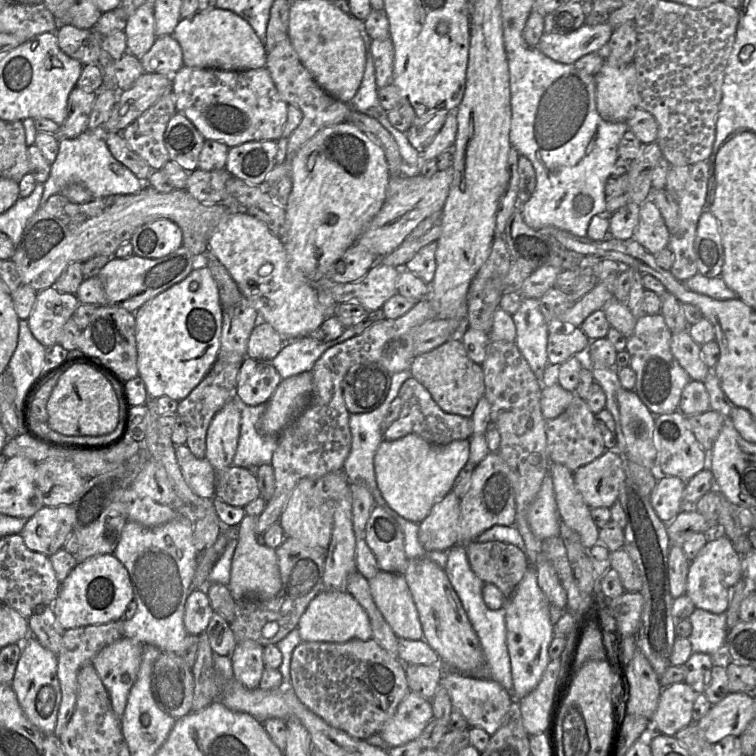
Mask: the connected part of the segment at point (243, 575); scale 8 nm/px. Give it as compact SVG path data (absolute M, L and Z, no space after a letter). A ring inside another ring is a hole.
M245 515L235 530L237 547L232 558L231 578L228 588L235 601L242 599L270 600L282 587L276 550L261 542L261 535L256 532L257 518Z

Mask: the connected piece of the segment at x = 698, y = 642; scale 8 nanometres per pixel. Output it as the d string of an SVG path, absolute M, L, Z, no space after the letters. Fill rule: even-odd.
M696 608L688 619L692 624L688 639L693 653L705 653L714 657L716 662L720 661L720 656L725 655L726 614L713 614Z

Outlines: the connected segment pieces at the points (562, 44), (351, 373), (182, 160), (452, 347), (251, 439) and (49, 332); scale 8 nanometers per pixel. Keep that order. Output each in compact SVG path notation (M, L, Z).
M608 22L584 24L566 35L544 32L536 48L555 62L573 64L585 55L606 50L612 32Z
M361 362L351 366L341 383L348 412L367 413L378 408L388 394L391 375L376 362Z
M178 111L168 121L163 135L169 161L176 162L187 172L197 169L204 141L191 121Z
M459 337L451 338L435 349L415 356L410 373L427 389L436 404L450 414L470 418L479 399L484 396L482 367L468 357Z
M240 403L240 409L240 435L233 465L243 468L251 465L271 465L278 436L265 436L257 430L257 424L266 410L266 404L249 406Z
M53 286L38 291L27 319L32 335L45 347L57 344L65 323L79 304L76 295L60 293Z

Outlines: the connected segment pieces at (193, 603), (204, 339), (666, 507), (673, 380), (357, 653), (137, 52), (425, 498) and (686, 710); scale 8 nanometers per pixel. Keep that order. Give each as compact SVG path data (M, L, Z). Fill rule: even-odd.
M193 589L189 594L184 612L184 626L189 635L203 634L214 613L204 589Z
M205 266L197 269L193 269L187 277L180 282L174 284L167 290L157 294L150 300L141 305L135 312L135 341L137 350L137 368L138 376L143 380L148 396L151 400L158 399L162 396L168 396L173 400L181 401L185 399L191 391L203 380L207 373L212 368L214 362L217 359L219 351L221 326L222 326L222 308L219 302L218 289L213 279L210 270Z
M660 474L650 494L651 505L663 522L671 522L683 509L686 482L674 476Z
M661 313L645 314L637 319L633 334L627 339L629 366L636 374L634 391L655 416L677 411L682 391L691 380L671 352L672 334Z
M373 638L344 643L302 642L293 650L290 678L297 697L310 711L360 740L378 734L410 692L405 664Z
M147 5L138 7L126 18L123 29L126 36L127 52L141 58L153 45L154 32L153 8Z
M407 434L397 440L383 439L374 456L374 472L378 489L387 503L401 517L420 523L435 503L442 500L452 490L453 482L469 461L469 440L454 440L448 444L430 444L416 434Z
M685 682L664 687L658 707L650 720L651 729L667 736L675 736L679 730L693 723L692 710L697 695Z

